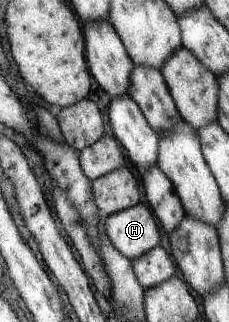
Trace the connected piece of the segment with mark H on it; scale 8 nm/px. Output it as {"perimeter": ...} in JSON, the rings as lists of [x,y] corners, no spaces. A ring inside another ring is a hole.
{"perimeter":[[[141,202],[106,217],[106,236],[129,260],[161,244],[157,220],[151,210]]]}

